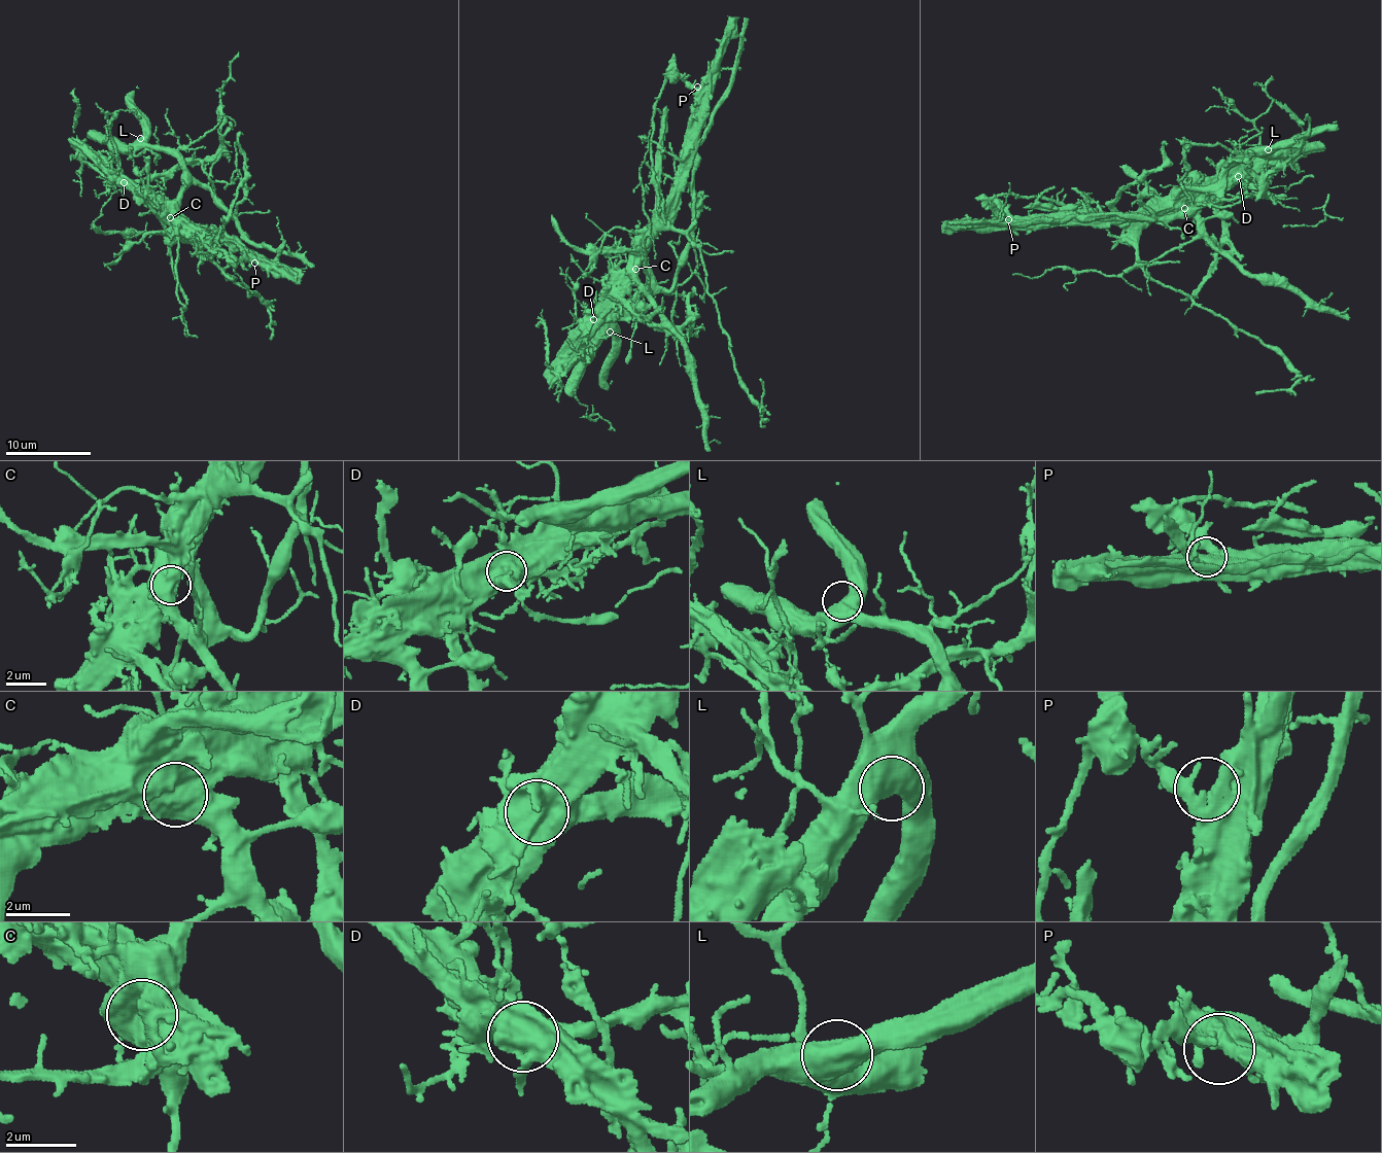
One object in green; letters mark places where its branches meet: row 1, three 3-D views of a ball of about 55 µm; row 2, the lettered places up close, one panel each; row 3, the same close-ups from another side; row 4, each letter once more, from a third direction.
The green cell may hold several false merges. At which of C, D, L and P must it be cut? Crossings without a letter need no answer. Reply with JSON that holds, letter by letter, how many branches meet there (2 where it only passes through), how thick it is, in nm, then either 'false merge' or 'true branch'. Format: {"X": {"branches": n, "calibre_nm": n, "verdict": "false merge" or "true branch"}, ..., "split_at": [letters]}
{"C": {"branches": 1, "calibre_nm": 1200, "verdict": "false merge"}, "D": {"branches": 1, "calibre_nm": 1300, "verdict": "false merge"}, "L": {"branches": 2, "calibre_nm": 700, "verdict": "true branch"}, "P": {"branches": 3, "calibre_nm": 380, "verdict": "true branch"}, "split_at": ["C", "D"]}

